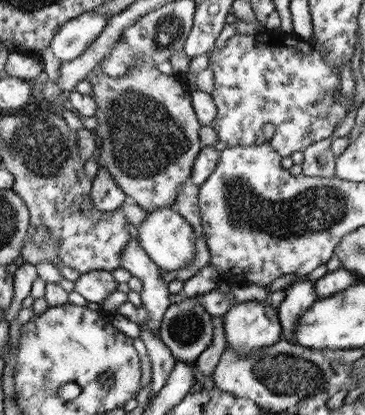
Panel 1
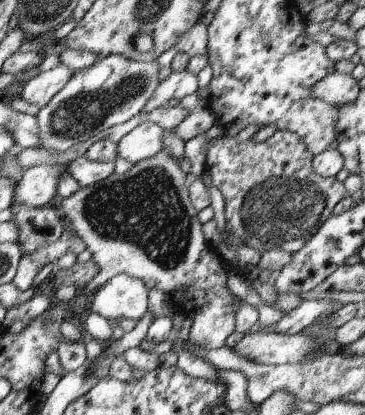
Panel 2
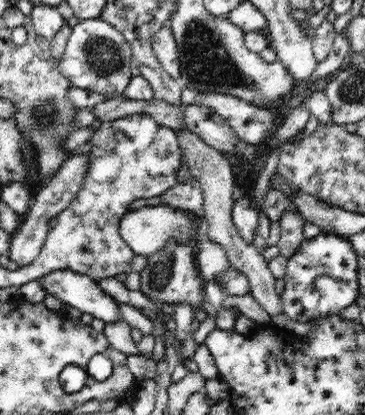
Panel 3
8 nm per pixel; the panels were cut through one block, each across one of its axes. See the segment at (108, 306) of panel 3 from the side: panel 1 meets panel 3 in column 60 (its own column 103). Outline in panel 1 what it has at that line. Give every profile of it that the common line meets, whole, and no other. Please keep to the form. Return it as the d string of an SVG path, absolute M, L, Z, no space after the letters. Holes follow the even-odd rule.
M87 272L77 278L75 292L83 296L87 302L101 304L109 294L115 292L117 284L119 282L115 282L111 272Z

